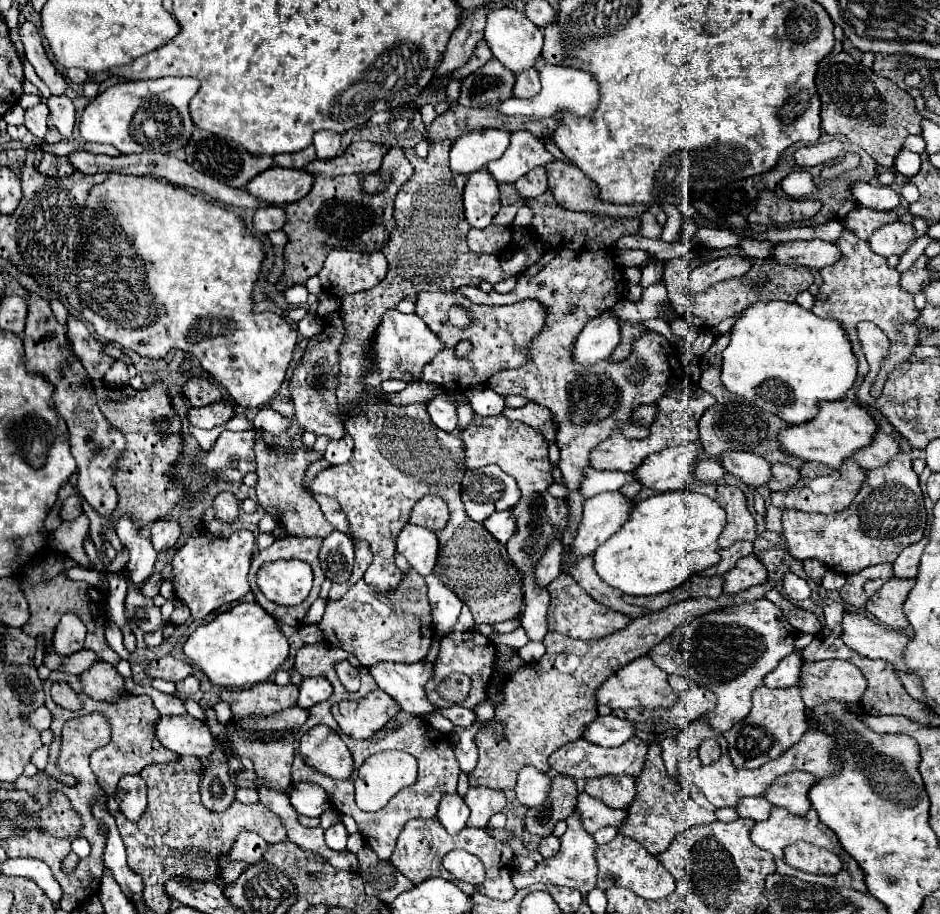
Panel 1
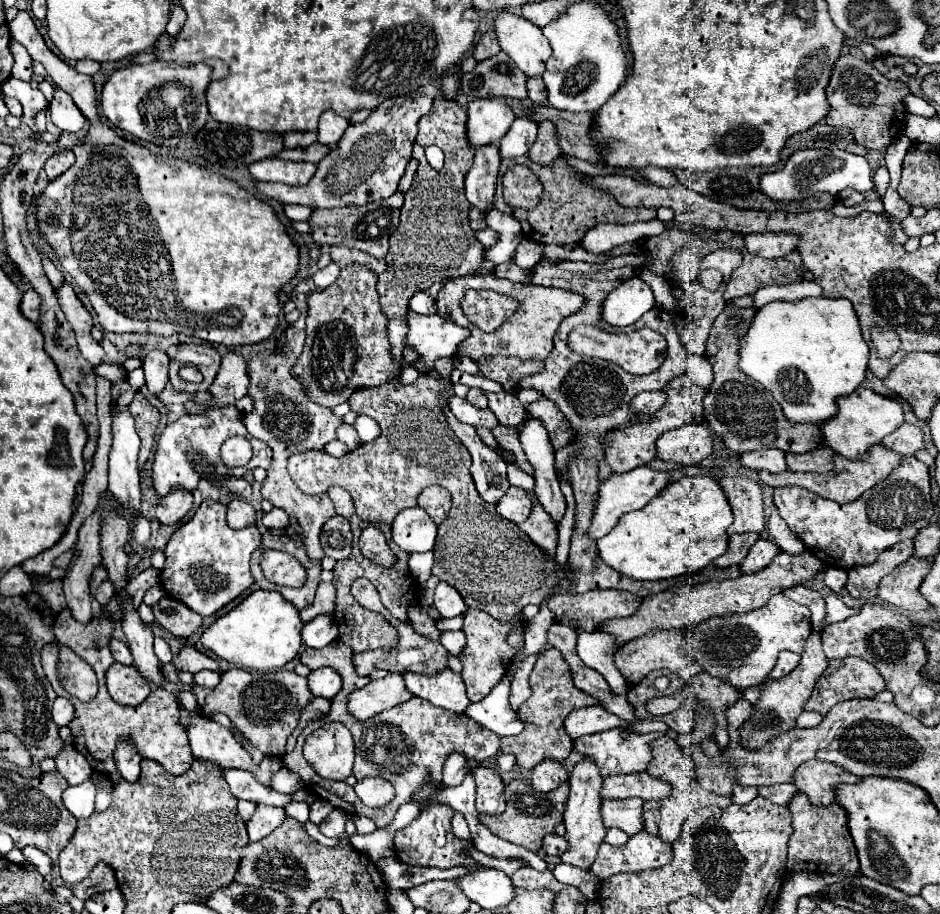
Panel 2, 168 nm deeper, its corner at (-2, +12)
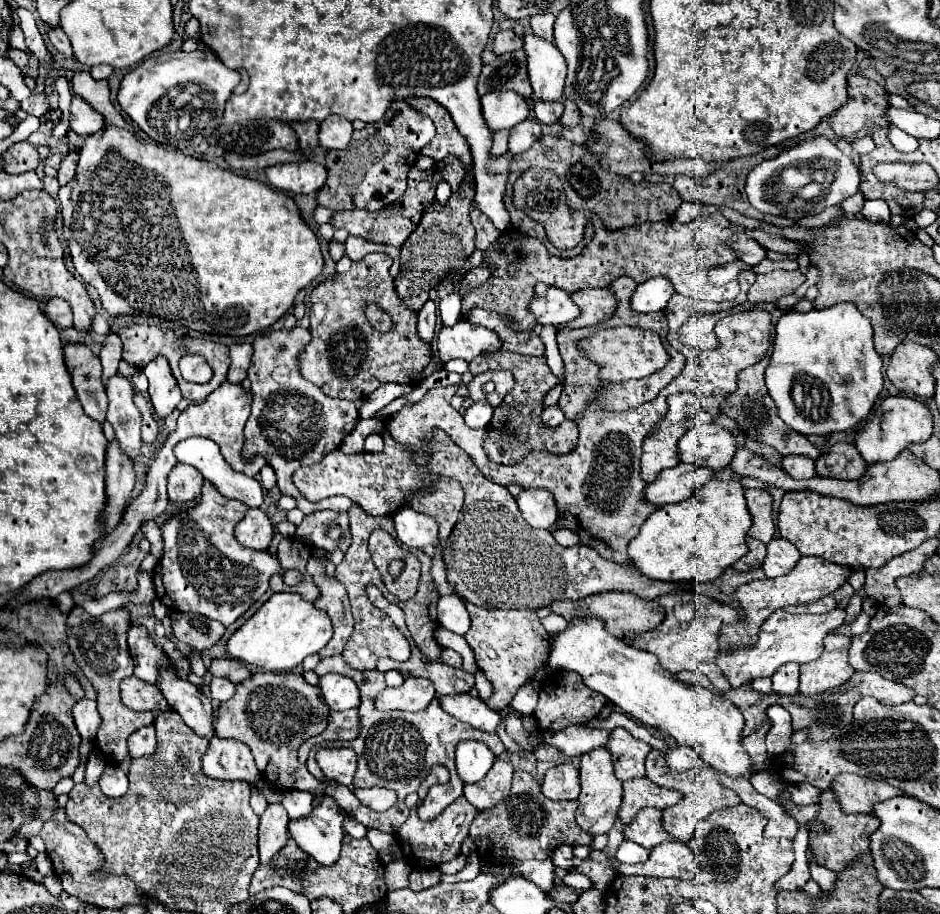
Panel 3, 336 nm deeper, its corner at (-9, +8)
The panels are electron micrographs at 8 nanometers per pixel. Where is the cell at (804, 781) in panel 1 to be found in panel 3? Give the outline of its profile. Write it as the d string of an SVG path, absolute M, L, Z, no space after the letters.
M841 774L833 782L833 790L837 794L837 800L847 814L871 814L873 806L877 802L895 798L895 796L905 796L901 788L895 788L887 784L885 780L873 780L873 778L863 778L857 774Z

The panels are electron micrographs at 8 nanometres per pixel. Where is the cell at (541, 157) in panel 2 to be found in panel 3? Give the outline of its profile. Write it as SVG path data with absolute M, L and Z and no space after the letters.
M563 100L563 104L565 104L565 112L563 112L561 124L563 124L565 128L577 126L577 124L579 124L579 118L581 118L581 112L579 112L577 104L575 104L573 100Z

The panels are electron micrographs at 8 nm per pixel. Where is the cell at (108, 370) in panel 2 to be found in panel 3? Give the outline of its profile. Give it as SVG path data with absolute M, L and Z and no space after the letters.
M67 342L63 350L65 350L65 364L73 378L73 386L85 414L95 418L97 422L103 422L109 404L105 386L101 382L99 358L83 342Z

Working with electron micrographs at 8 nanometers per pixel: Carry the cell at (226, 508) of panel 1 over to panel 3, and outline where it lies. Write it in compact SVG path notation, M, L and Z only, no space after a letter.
M247 510L243 520L235 526L235 536L253 550L267 550L273 542L275 526L263 510Z

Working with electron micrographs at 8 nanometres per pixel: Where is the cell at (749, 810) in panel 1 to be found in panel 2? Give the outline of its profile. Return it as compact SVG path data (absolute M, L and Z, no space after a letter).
M774 784L774 786L768 786L768 788L758 788L758 794L768 798L774 804L786 806L788 800L796 794L796 788L792 788L792 784Z

